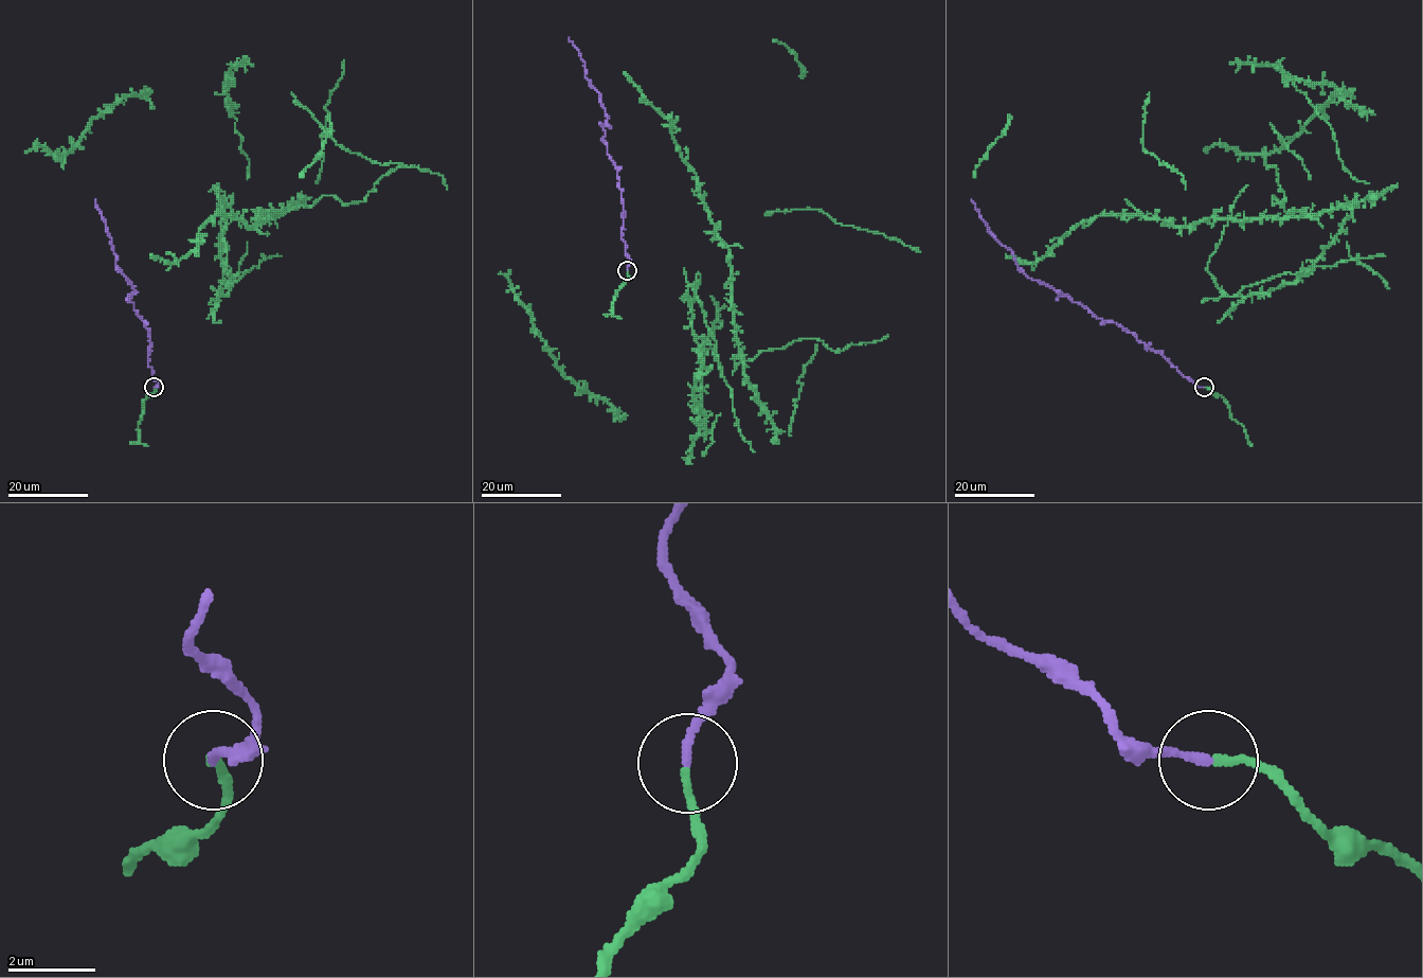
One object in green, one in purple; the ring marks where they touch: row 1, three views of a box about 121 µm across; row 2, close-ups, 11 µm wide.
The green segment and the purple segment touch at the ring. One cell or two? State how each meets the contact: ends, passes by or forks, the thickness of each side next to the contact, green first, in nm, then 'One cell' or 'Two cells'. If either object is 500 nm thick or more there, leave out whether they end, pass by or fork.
At the ring green ends. At the ring purple ends. Thickness 170 nm (green) against 180 nm. One cell

